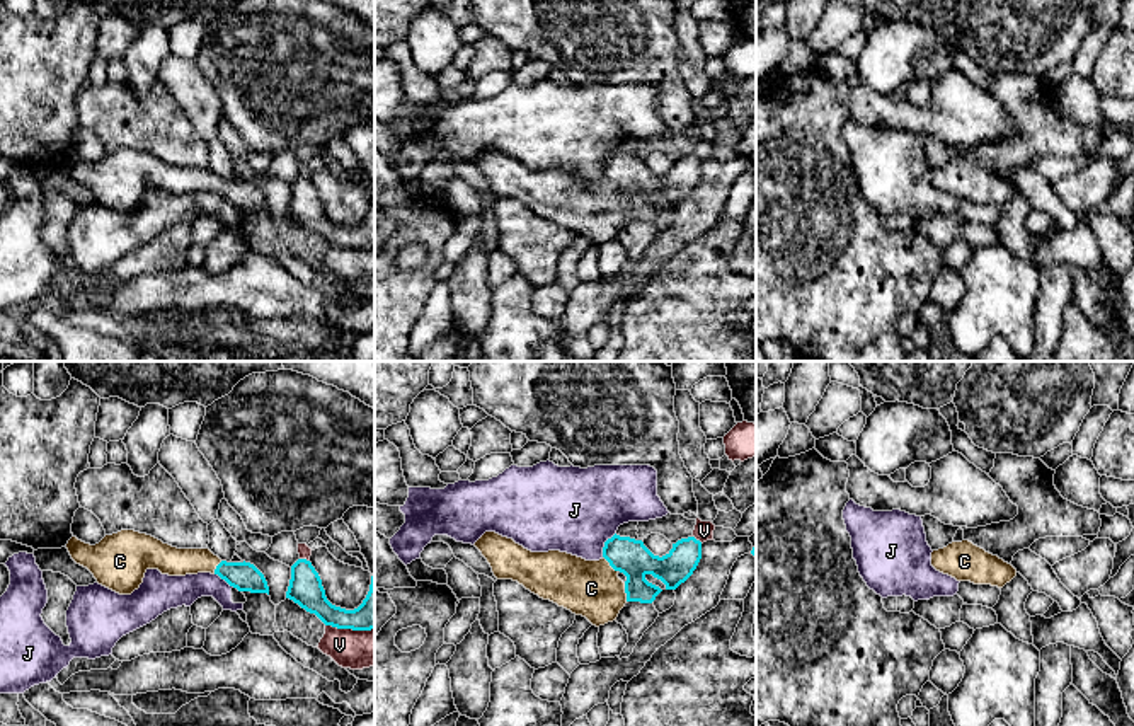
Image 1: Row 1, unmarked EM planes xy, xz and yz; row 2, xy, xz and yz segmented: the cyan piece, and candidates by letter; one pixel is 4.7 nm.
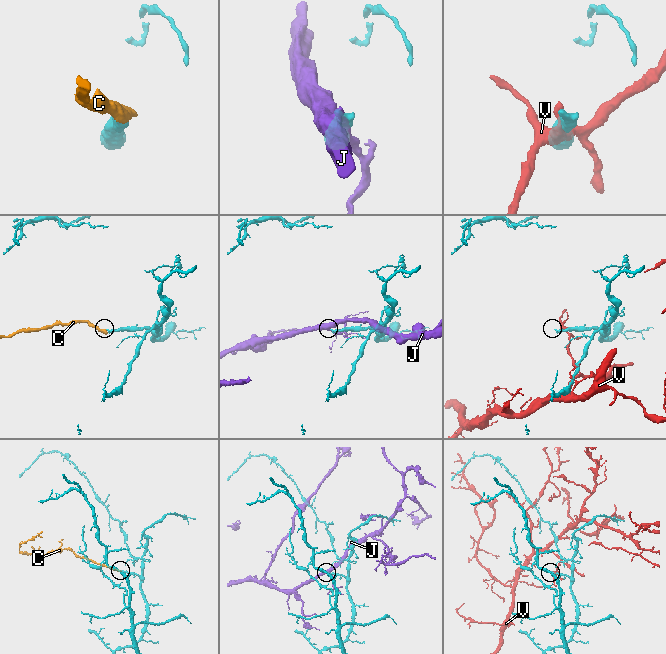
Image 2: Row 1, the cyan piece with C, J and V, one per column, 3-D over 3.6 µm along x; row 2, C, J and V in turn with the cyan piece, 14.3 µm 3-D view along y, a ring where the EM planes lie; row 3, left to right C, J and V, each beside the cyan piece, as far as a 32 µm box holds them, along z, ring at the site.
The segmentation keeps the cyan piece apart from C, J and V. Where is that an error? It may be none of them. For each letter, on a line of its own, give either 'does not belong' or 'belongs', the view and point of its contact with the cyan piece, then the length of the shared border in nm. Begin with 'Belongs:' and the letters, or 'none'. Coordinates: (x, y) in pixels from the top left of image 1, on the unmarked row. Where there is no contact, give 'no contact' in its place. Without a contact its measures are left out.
Belongs: C
C: belongs; meets cyan in xz at (625, 210); contact 90 nm long
J: does not belong; meets cyan in xz at (605, 162); contact 140 nm long
V: does not belong; meets cyan in xy at (349, 246); contact 240 nm long

